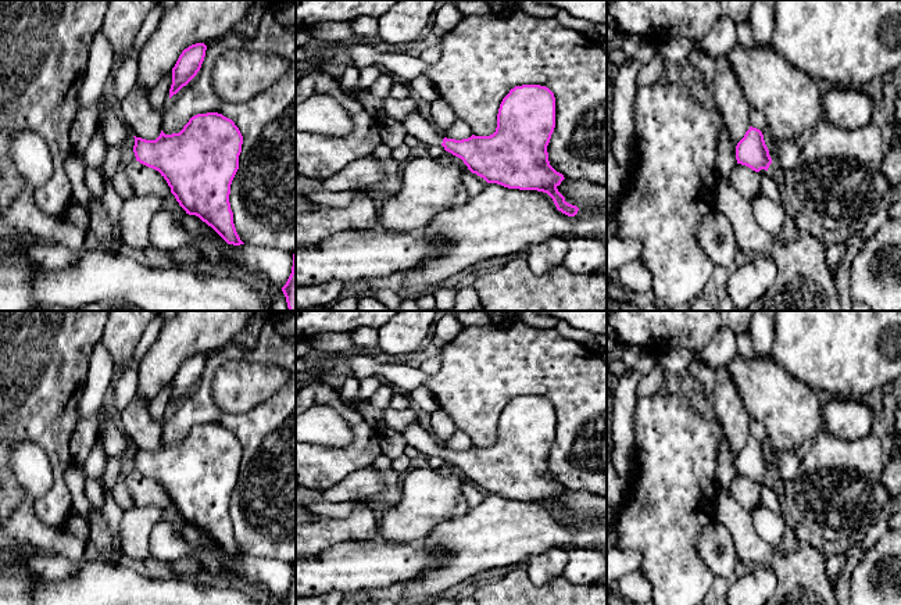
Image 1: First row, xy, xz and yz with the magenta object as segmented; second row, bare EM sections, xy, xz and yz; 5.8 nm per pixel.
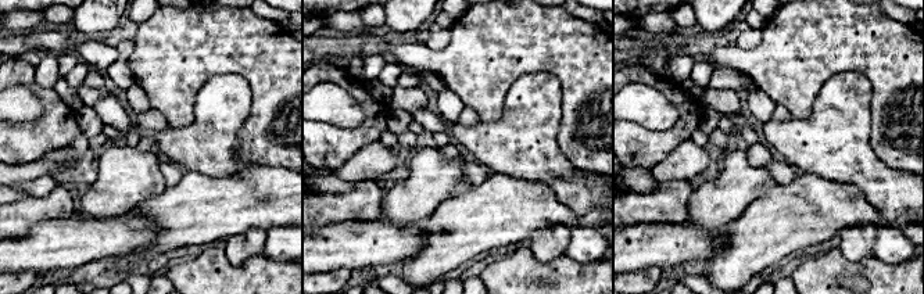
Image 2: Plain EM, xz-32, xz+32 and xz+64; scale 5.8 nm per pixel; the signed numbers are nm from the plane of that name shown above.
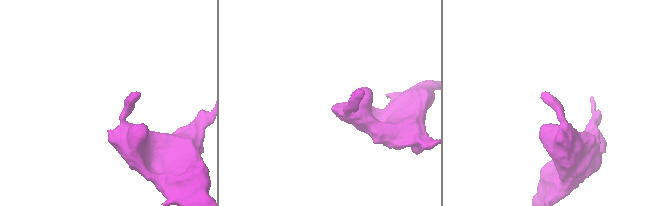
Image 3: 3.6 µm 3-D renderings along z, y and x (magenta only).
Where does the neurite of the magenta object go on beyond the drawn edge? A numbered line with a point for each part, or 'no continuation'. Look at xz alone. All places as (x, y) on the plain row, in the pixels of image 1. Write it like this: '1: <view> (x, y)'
1: xz (415, 436)

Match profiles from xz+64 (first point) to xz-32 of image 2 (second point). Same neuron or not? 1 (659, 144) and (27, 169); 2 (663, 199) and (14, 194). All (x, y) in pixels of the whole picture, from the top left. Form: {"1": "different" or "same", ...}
{"1": "different", "2": "different"}

